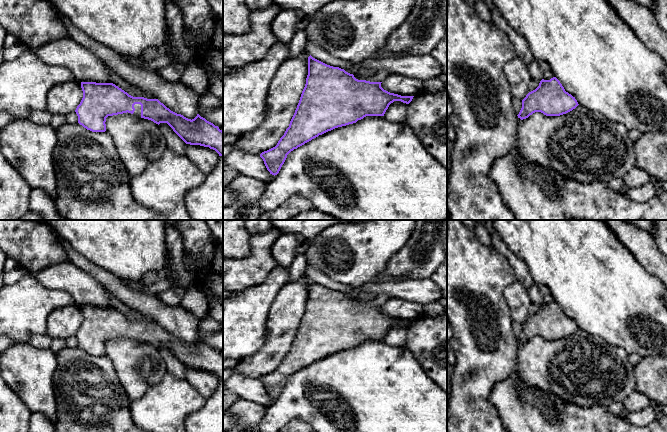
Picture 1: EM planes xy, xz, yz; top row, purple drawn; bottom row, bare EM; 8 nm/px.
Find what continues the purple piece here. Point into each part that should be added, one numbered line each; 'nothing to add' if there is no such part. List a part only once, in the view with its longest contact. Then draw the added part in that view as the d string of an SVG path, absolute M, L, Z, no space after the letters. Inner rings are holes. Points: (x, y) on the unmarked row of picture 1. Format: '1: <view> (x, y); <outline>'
1: xy (137, 337); M135 328L135 329L134 329L134 332L135 332L135 335L134 335L134 337L133 337L133 338L131 338L131 337L128 337L128 336L127 336L127 338L131 338L131 339L133 339L134 341L140 342L140 341L141 341L141 329L140 329L140 328Z

